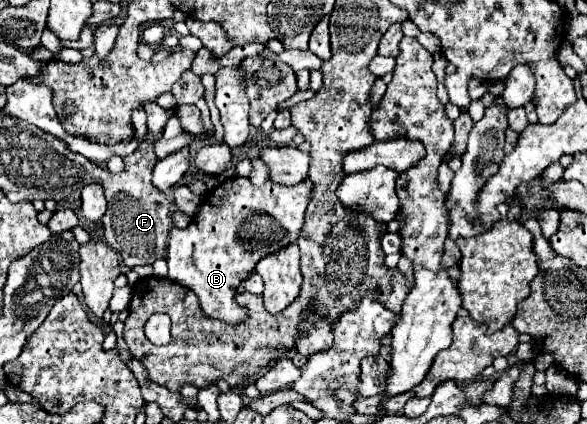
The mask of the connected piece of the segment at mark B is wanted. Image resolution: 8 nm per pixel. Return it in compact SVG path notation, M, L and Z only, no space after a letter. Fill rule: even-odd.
M247 177L227 181L227 189L217 203L205 201L185 229L171 229L167 245L167 277L189 287L199 297L201 309L209 319L227 325L243 323L249 311L235 301L237 287L247 279L265 253L277 253L297 241L303 227L303 213L309 203L309 191L309 179L291 187L269 181L265 189L255 189Z

